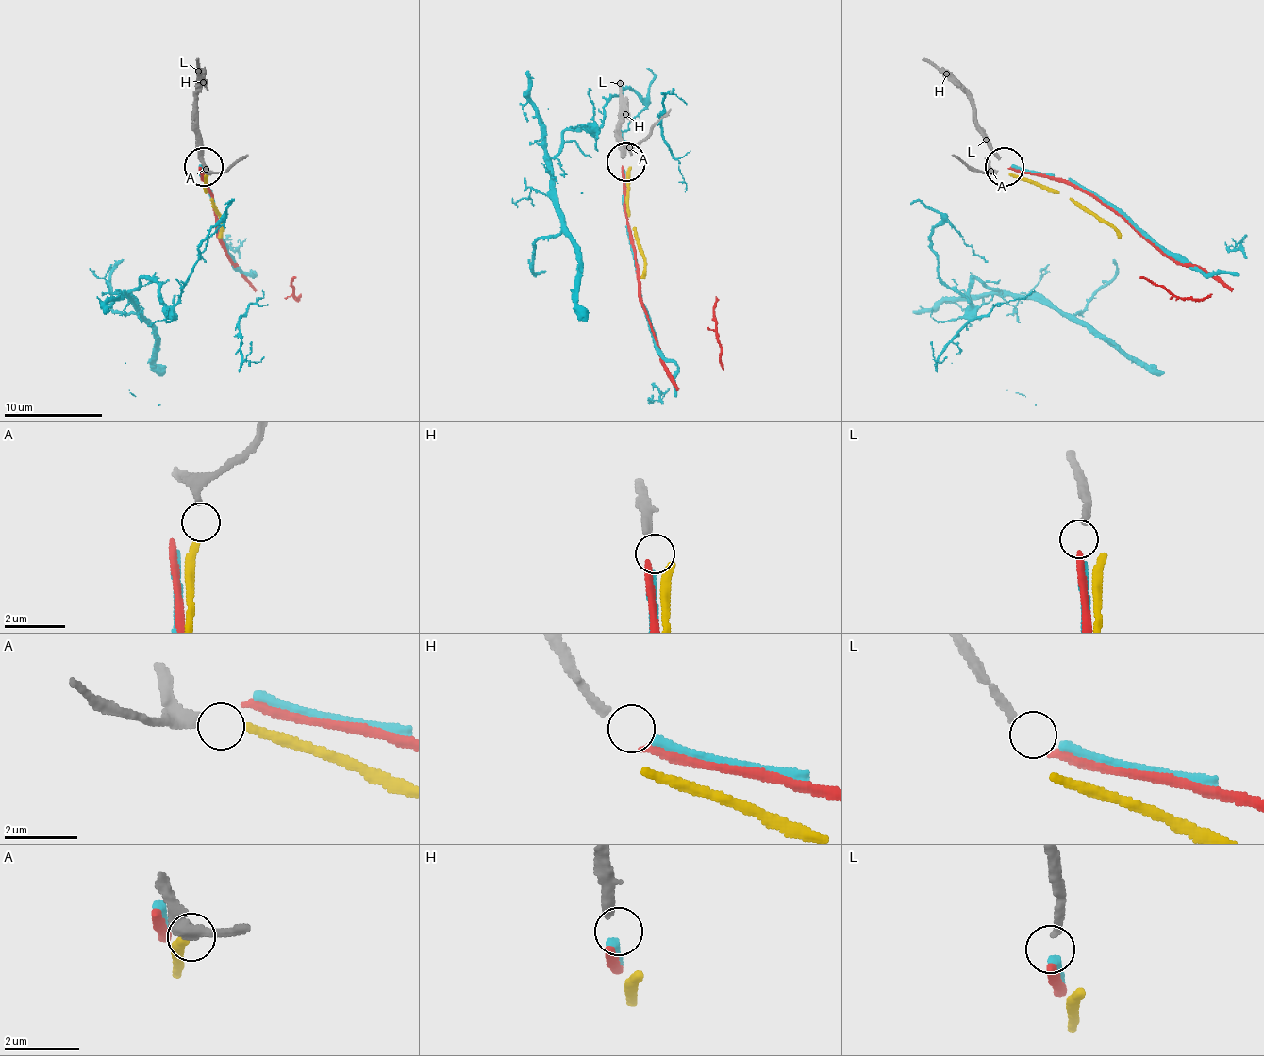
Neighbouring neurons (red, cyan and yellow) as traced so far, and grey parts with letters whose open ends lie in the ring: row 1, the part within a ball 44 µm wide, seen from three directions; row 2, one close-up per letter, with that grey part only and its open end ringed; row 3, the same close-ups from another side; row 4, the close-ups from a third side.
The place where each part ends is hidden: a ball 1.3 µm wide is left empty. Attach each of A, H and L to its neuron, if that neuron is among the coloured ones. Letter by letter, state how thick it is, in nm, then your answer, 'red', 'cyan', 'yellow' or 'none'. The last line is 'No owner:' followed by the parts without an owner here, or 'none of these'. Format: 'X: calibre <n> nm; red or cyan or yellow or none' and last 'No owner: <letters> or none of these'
A: calibre 260 nm; yellow
H: calibre 280 nm; cyan
L: calibre 220 nm; red
No owner: none of these

